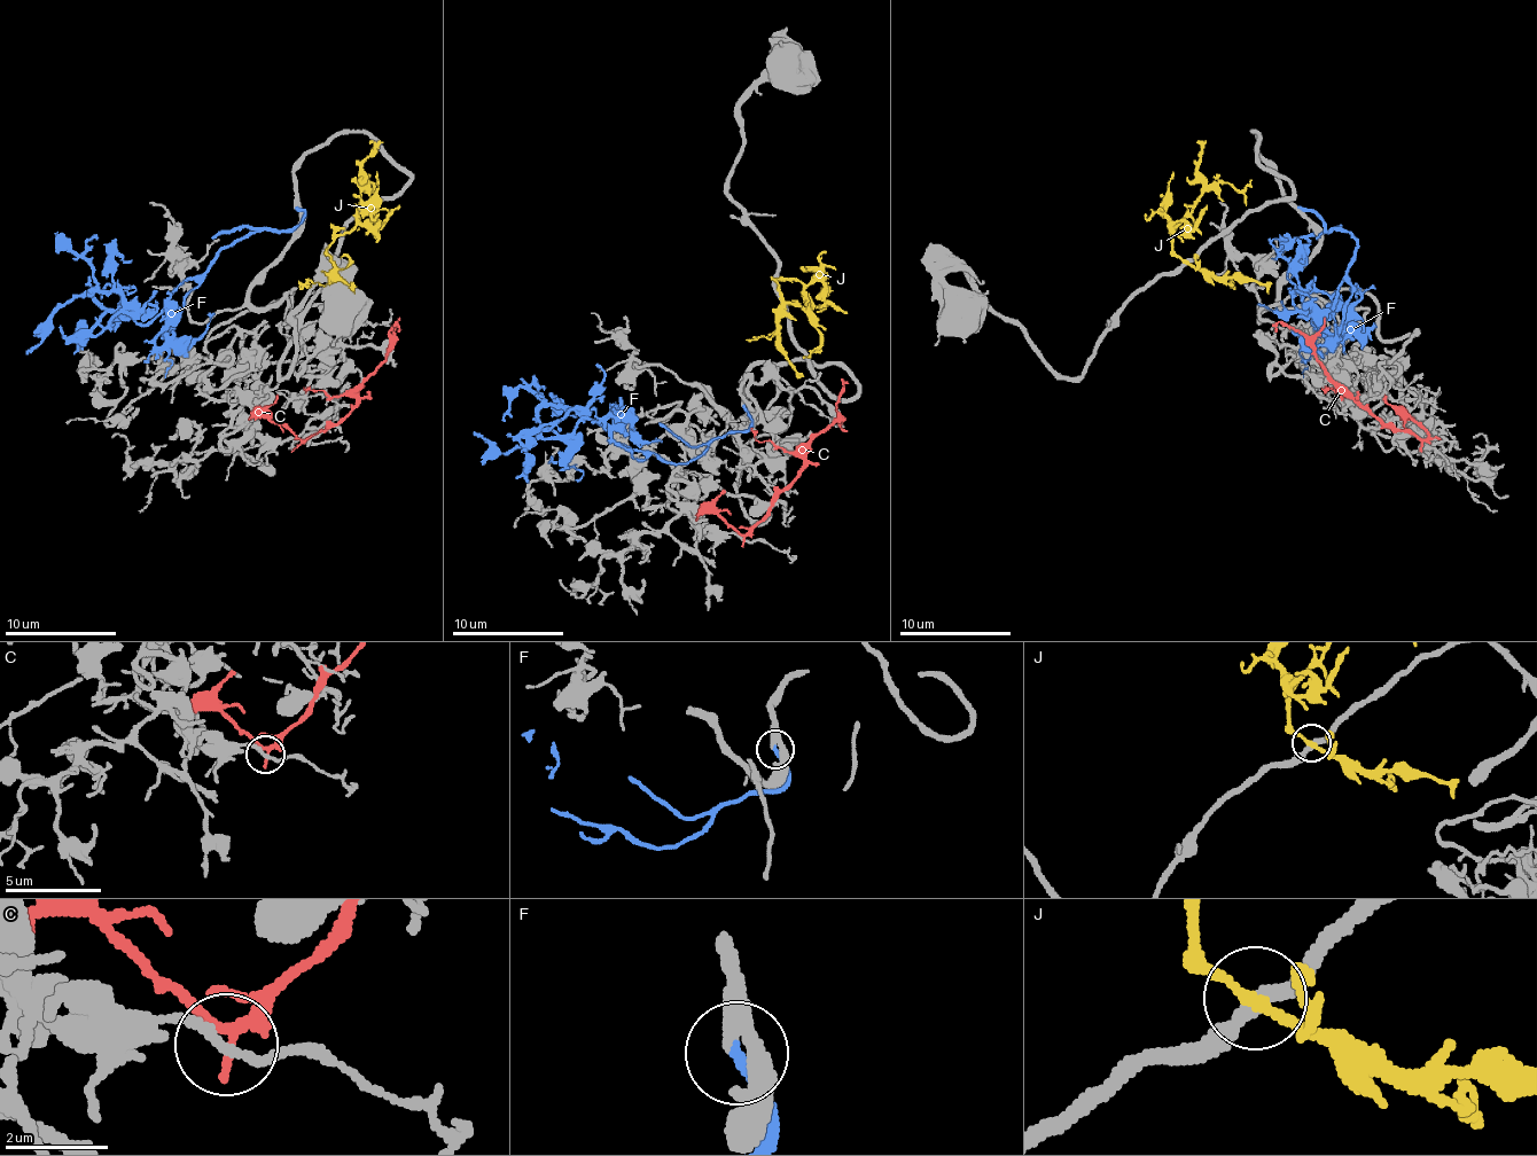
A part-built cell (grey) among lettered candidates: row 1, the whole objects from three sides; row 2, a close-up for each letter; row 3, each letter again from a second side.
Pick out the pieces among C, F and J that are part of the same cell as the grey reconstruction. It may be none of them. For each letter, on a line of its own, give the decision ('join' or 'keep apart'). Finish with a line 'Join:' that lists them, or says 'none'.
C: keep apart
F: join
J: keep apart
Join: F

